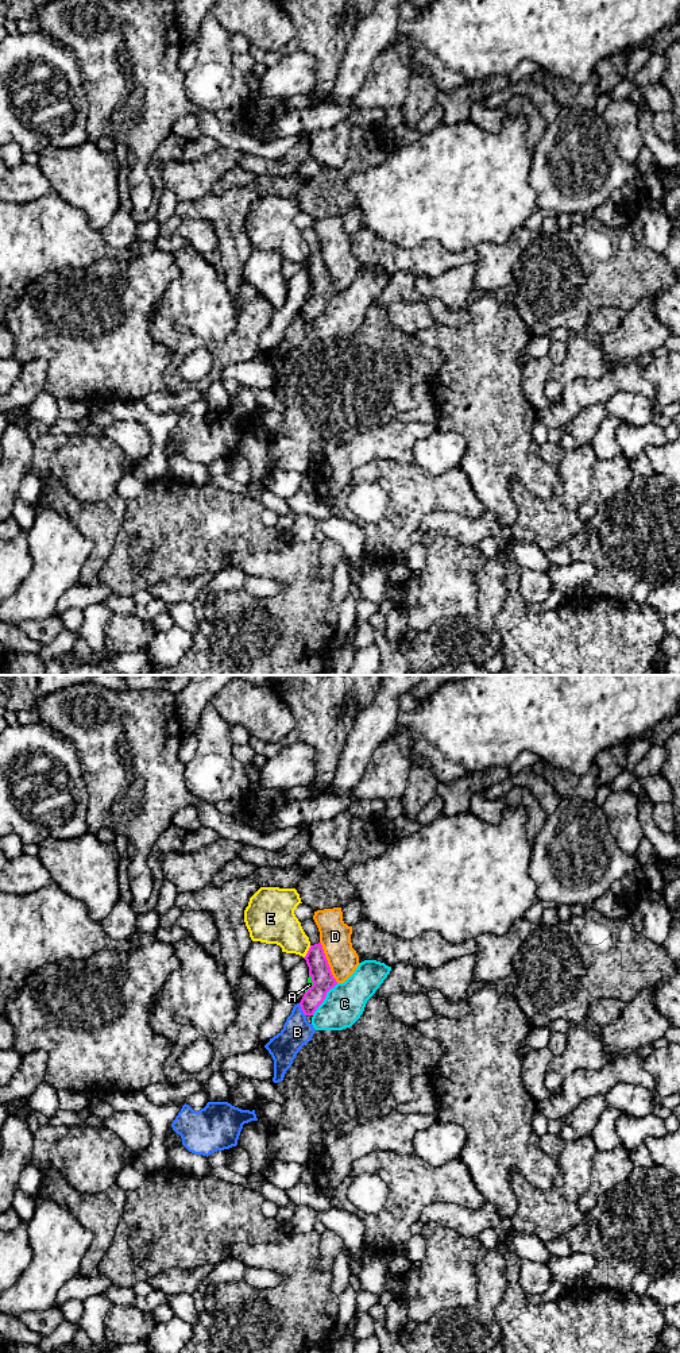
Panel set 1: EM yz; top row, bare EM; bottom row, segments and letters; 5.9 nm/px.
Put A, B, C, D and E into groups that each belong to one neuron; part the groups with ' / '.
A B / C / D / E

